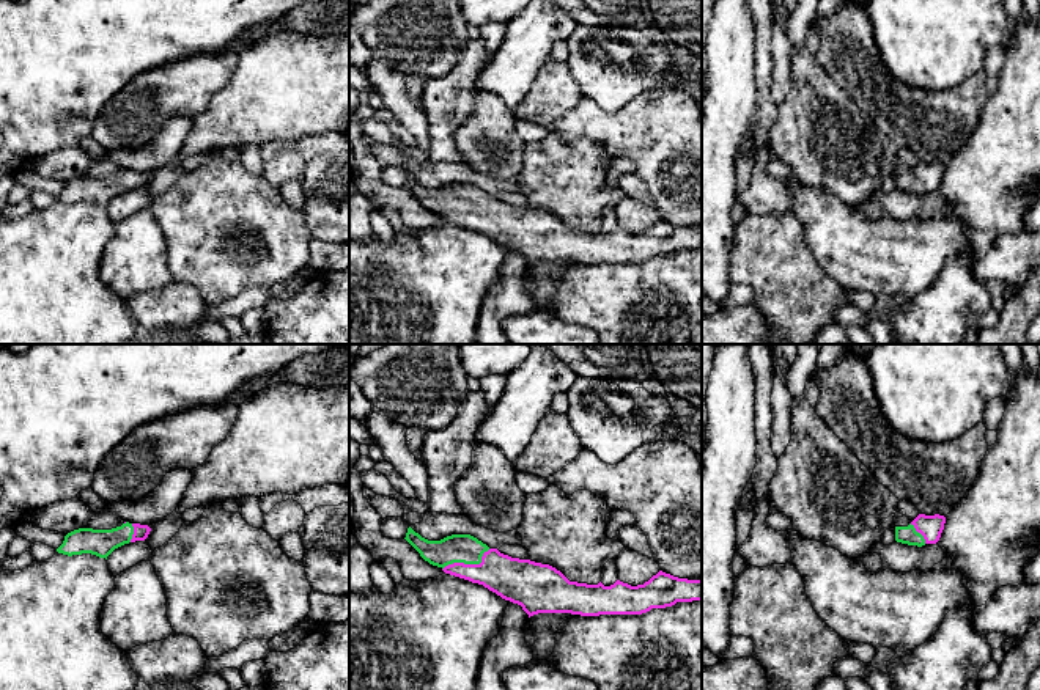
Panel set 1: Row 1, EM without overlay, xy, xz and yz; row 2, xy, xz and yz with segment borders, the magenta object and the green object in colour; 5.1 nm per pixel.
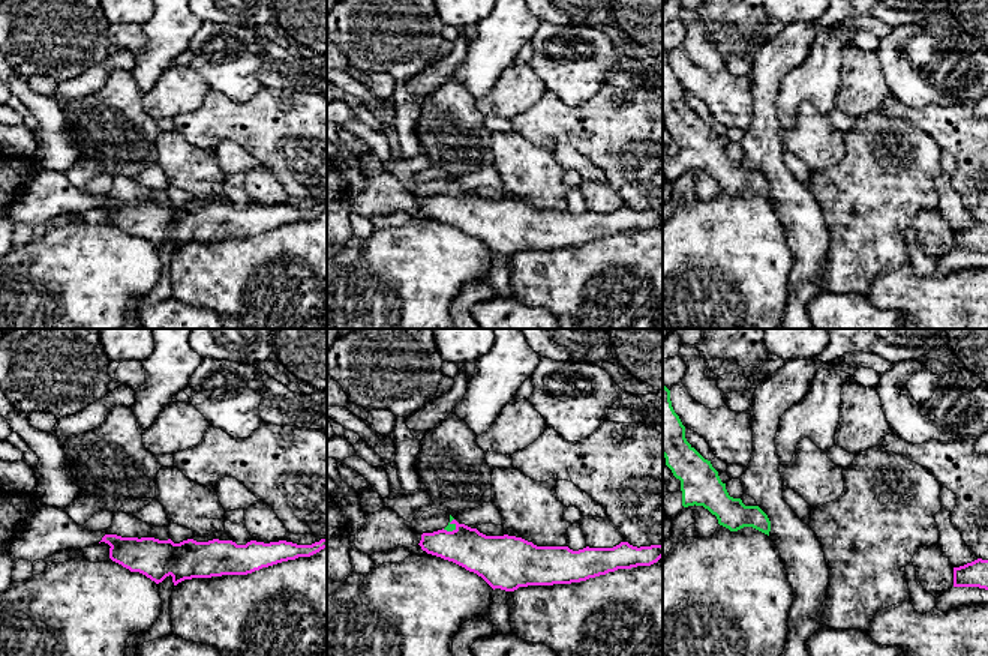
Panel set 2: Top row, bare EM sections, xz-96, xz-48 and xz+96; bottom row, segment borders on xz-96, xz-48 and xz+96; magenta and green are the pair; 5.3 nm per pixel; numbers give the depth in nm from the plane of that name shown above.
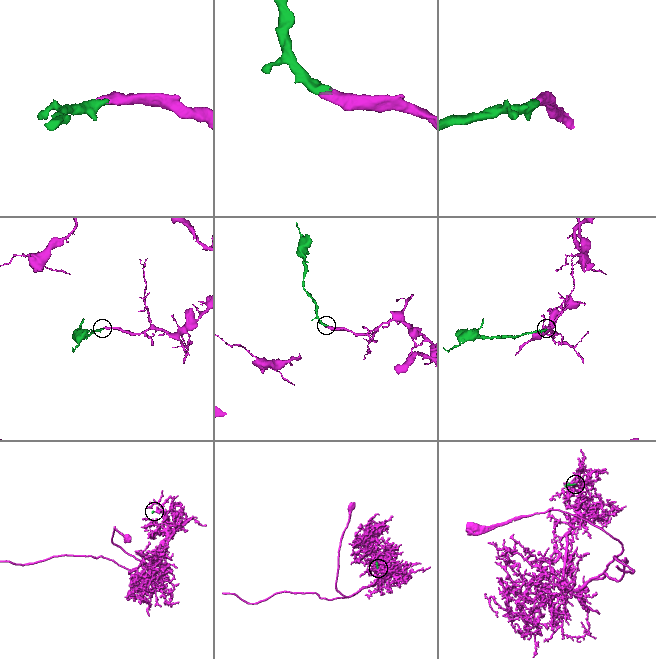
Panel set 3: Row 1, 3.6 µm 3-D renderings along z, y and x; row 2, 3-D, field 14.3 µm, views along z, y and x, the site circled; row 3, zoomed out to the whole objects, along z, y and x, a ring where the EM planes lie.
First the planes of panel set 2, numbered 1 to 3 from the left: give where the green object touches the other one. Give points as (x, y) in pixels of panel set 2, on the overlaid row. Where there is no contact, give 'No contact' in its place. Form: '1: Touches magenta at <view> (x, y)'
1: No contact
2: Touches magenta at xz-48 (453, 530)
3: No contact

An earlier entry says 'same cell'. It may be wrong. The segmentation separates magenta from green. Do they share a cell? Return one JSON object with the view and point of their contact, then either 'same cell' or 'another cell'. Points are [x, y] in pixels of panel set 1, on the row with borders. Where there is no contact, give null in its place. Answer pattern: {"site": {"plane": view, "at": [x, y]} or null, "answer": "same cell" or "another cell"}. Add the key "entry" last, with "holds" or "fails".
{"site": {"plane": "xz", "at": [468, 565]}, "answer": "same cell", "entry": "holds"}

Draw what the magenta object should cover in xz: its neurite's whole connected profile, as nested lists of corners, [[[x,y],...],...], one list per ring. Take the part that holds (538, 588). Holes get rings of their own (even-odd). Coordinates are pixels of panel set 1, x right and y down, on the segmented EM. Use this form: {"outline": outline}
{"outline": [[[411,527],[404,538],[420,556],[445,574],[483,585],[530,616],[571,613],[581,616],[642,615],[677,602],[702,600],[702,580],[678,578],[659,571],[644,585],[617,580],[610,586],[570,582],[549,564],[511,558],[470,534],[428,541]]]}

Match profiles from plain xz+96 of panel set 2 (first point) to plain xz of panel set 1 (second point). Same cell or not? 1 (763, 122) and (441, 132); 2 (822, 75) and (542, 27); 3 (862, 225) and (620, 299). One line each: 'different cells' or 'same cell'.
1: same cell
2: same cell
3: different cells

